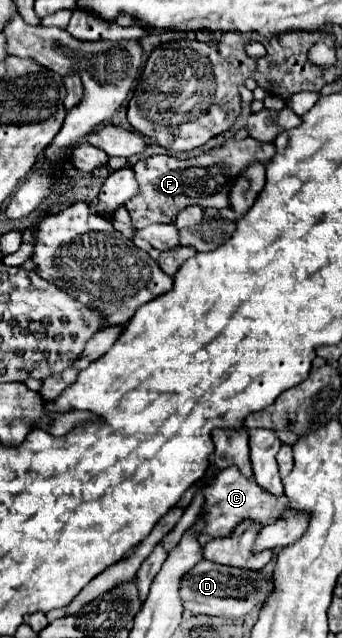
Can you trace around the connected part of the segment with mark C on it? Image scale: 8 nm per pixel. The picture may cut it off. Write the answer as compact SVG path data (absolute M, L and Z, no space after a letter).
M235 465L223 469L211 481L211 485L203 489L203 493L205 493L203 511L207 513L203 533L209 533L211 537L227 537L229 531L233 531L233 527L243 519L255 519L261 525L273 523L289 509L289 497L287 495L265 493L265 489L261 485L257 485L255 477L245 477L239 471L239 467L235 467Z

